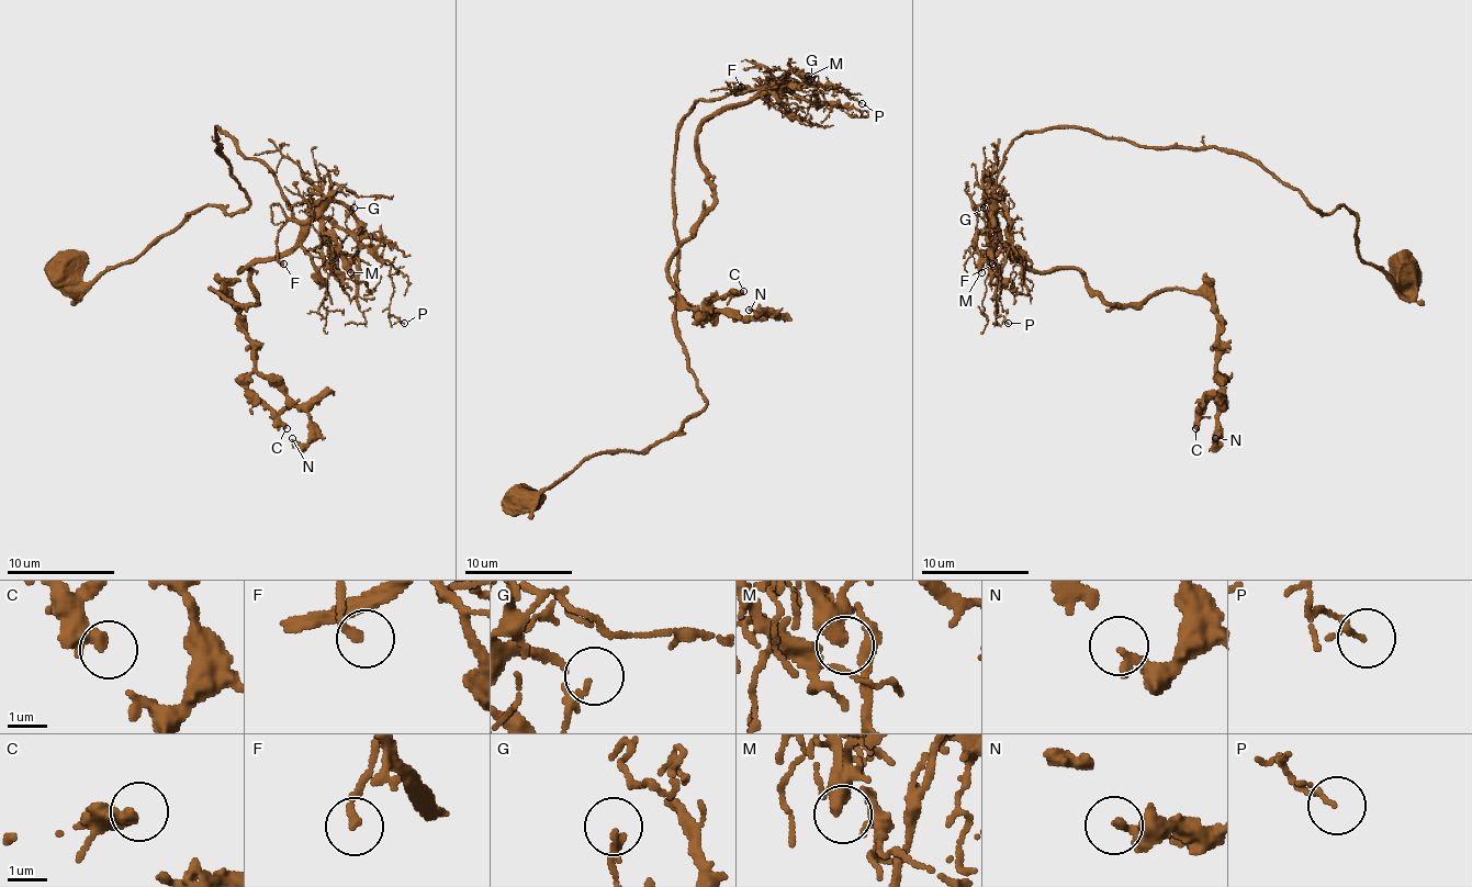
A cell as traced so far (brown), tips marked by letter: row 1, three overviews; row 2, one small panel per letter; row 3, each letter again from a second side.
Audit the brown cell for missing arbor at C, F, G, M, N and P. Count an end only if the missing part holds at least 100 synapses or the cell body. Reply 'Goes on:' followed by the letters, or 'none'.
Goes on: none

